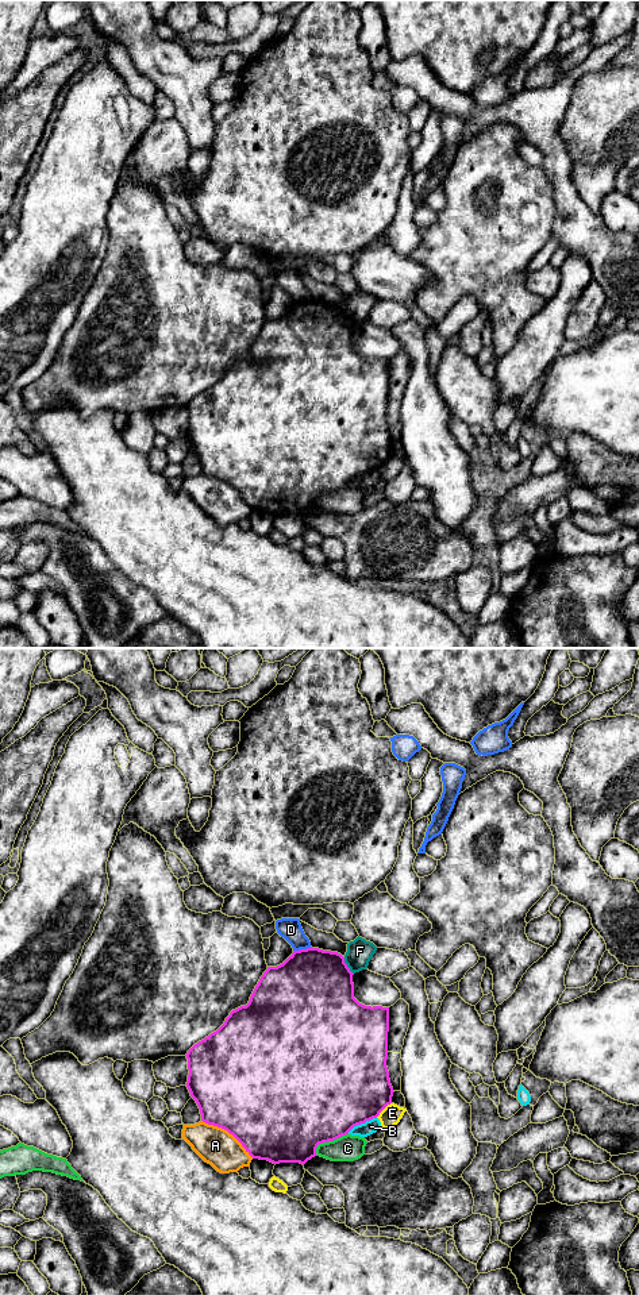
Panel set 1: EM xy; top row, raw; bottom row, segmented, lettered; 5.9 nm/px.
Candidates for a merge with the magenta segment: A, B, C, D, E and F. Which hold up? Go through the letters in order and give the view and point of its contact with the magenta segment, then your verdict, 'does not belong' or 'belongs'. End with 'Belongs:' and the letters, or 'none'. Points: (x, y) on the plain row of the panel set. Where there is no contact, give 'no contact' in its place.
A: xy (228, 484) | does not belong
B: xy (361, 474) | does not belong
C: xy (328, 492) | does not belong
D: xy (301, 301) | does not belong
E: xy (382, 461) | does not belong
F: xy (346, 318) | does not belong
Belongs: none

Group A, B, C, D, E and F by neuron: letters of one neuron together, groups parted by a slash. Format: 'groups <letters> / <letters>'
groups A / B / C / D / E / F

